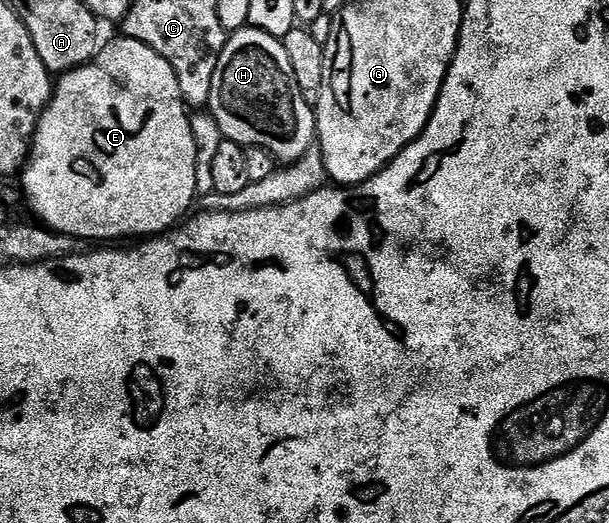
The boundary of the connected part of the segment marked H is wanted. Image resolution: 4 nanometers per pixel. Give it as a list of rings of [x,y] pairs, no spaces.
[[[244,27],[229,33],[220,62],[216,62],[216,74],[212,74],[212,94],[208,112],[214,117],[225,139],[241,144],[243,148],[263,148],[273,154],[275,161],[283,165],[293,164],[316,144],[316,112],[302,96],[292,74],[292,62],[288,62],[288,50],[281,39],[259,28]]]

